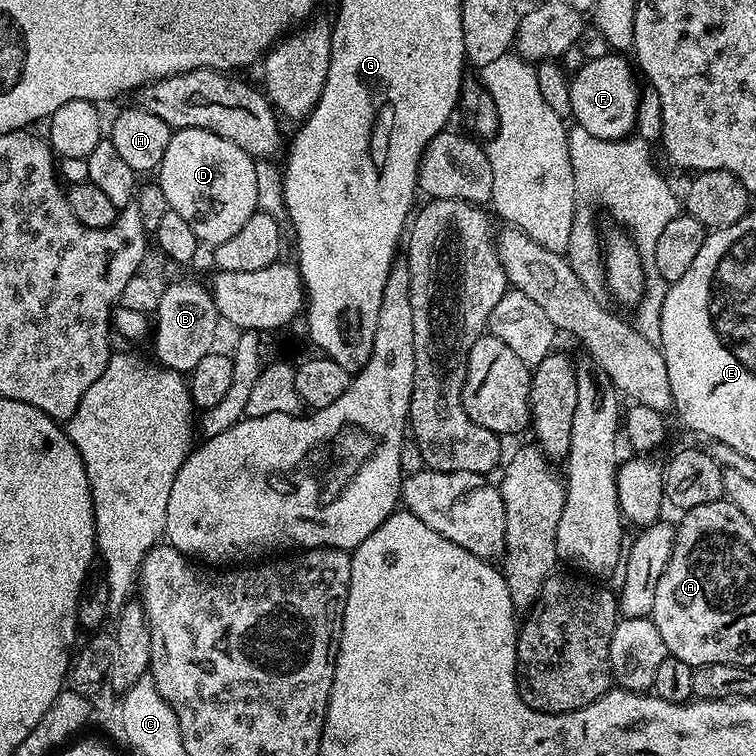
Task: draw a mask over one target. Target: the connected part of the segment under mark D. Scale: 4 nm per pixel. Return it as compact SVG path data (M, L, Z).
M177 128L170 138L170 146L166 146L166 154L162 154L162 162L158 169L158 183L162 194L166 194L169 209L182 214L182 218L190 222L190 230L194 230L196 237L202 242L208 242L211 236L225 240L234 238L234 234L238 234L238 230L242 230L242 226L246 226L248 219L258 210L255 164L256 160L248 156L246 150L234 146L234 142L226 142L226 138L210 130Z

